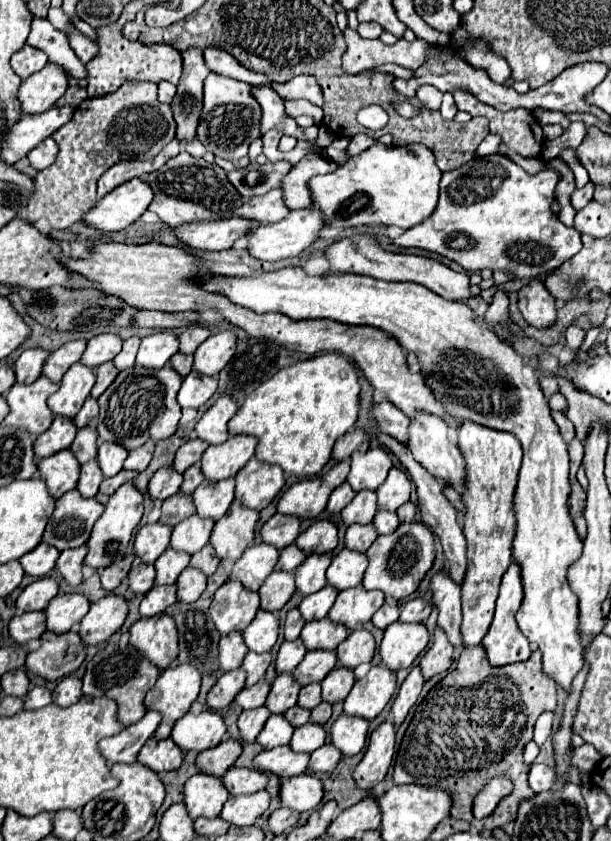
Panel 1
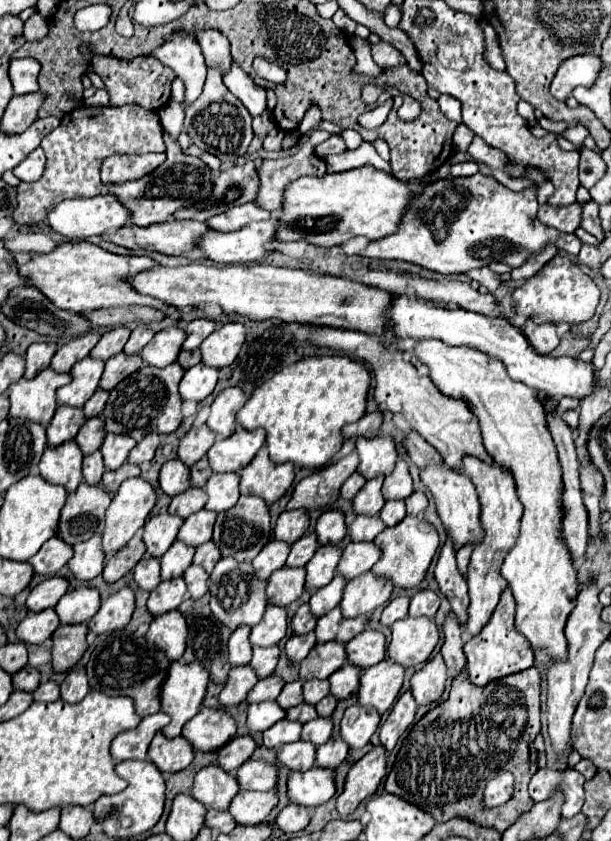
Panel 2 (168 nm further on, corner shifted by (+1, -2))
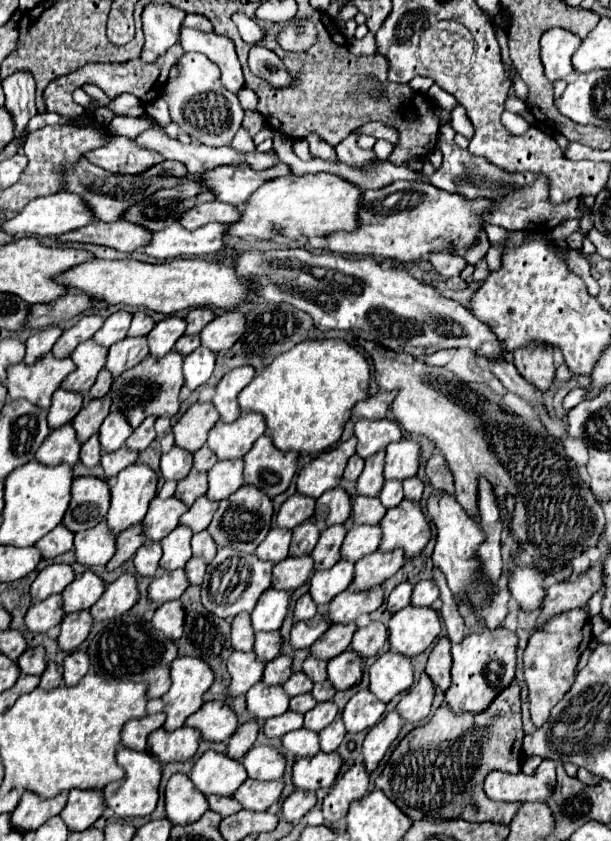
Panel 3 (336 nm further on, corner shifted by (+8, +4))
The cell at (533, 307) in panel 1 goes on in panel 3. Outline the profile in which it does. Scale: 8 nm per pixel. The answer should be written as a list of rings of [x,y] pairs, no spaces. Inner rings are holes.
[[[516,348],[514,366],[540,390],[546,390],[554,380],[552,348]]]

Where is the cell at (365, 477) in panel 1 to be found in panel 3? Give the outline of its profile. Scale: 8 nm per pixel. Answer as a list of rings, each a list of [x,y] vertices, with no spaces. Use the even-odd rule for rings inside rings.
[[[358,420],[354,426],[354,436],[358,438],[356,454],[360,458],[370,458],[372,454],[384,450],[390,442],[398,442],[402,438],[400,428],[394,420]]]

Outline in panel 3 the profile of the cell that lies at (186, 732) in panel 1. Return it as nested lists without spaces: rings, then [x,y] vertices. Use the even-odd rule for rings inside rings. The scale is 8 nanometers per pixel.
[[[212,700],[212,702],[204,702],[198,712],[188,716],[184,726],[200,730],[202,740],[226,742],[234,734],[238,722],[234,710],[228,704]]]

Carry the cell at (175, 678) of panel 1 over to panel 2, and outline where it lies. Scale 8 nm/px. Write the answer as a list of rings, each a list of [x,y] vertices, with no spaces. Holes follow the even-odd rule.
[[[173,662],[167,674],[167,680],[161,688],[161,710],[171,716],[171,722],[163,730],[167,738],[181,736],[181,728],[187,720],[191,720],[205,698],[209,682],[209,670],[193,664]]]

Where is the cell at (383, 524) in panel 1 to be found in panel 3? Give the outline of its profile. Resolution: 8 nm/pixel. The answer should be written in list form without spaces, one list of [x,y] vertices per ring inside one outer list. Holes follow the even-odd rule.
[[[396,480],[384,482],[384,488],[382,488],[382,492],[380,492],[378,498],[384,504],[384,508],[394,508],[404,498],[402,496],[402,482],[396,482]]]

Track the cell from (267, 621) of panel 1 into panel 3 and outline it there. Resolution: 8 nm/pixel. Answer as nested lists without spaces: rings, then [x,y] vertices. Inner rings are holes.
[[[268,588],[264,596],[260,596],[254,612],[252,612],[252,628],[254,632],[276,632],[280,630],[284,616],[288,612],[290,594],[284,590]]]

